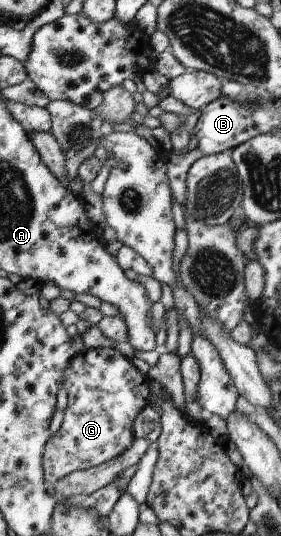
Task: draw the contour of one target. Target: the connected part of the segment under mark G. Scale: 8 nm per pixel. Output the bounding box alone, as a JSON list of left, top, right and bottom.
[43,348,151,485]

